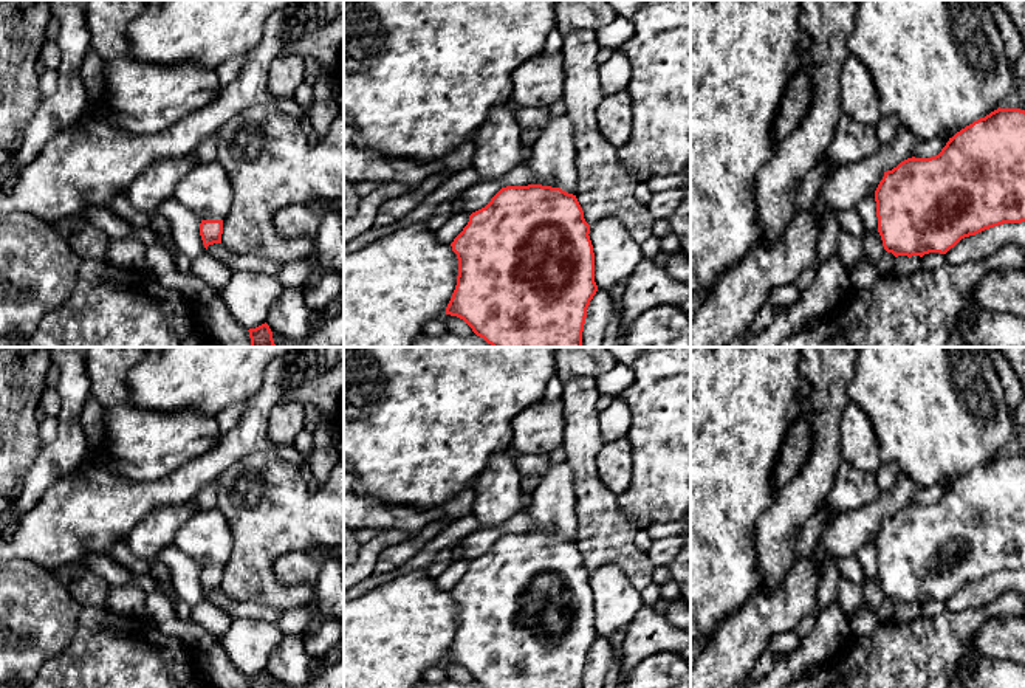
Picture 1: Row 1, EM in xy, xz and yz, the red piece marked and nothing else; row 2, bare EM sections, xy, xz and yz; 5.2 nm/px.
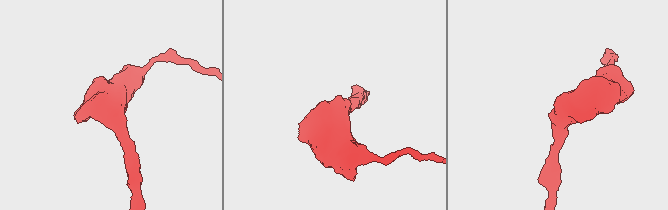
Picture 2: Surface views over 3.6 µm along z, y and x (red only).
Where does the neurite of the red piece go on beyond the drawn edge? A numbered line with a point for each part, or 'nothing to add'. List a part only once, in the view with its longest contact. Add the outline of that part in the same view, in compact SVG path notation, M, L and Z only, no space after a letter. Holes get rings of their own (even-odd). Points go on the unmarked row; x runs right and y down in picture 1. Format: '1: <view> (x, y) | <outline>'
nothing to add

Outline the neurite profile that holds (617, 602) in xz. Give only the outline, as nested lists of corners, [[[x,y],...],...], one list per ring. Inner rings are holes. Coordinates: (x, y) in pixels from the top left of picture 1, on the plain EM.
[[[615,566],[590,572],[590,587],[595,600],[595,629],[607,638],[626,629],[639,609],[644,607],[639,590]]]

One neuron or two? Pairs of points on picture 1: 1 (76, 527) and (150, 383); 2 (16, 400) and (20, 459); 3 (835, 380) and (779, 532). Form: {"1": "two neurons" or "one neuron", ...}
{"1": "two neurons", "2": "one neuron", "3": "one neuron"}

